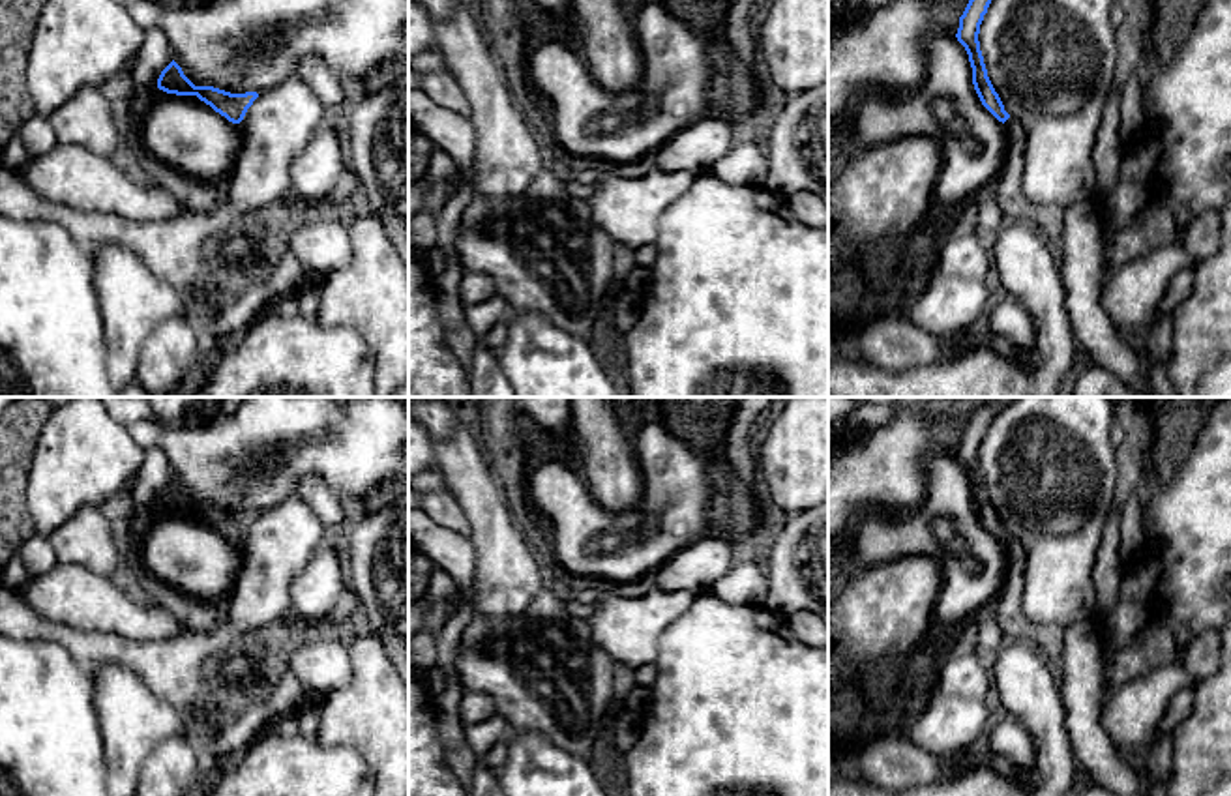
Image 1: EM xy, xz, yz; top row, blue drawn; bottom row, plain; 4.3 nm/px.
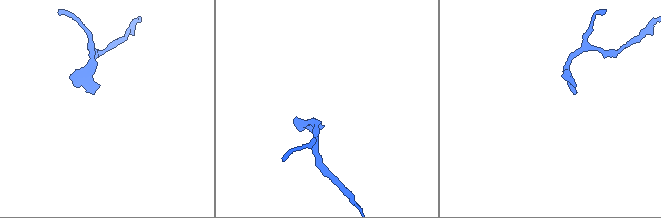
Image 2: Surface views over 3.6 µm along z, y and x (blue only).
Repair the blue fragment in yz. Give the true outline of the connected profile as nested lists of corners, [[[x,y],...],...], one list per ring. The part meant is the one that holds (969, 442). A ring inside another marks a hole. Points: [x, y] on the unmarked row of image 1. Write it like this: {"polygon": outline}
{"polygon": [[[978,397],[978,410],[972,414],[963,435],[959,436],[959,448],[956,457],[969,474],[969,481],[972,487],[972,504],[982,524],[1004,545],[1008,556],[1004,590],[999,594],[995,603],[995,618],[1004,635],[1004,642],[1027,641],[1034,644],[1044,652],[1053,672],[1060,676],[1064,627],[1057,624],[1032,624],[1025,618],[1021,609],[1021,594],[1025,582],[1021,560],[1023,549],[1004,530],[1004,524],[987,496],[978,461],[980,444],[984,440],[984,435],[987,433],[993,414],[1004,408],[1014,399],[1017,397]]]}

